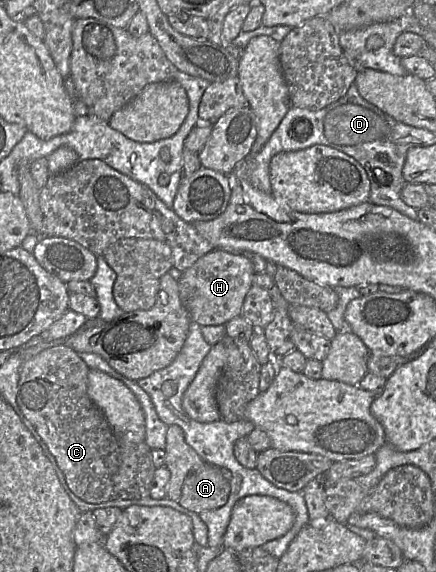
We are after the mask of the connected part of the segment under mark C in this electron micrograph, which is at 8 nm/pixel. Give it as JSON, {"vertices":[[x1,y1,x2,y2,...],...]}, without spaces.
{"vertices":[[68,346,44,350,20,369,17,404,63,472,67,491,88,504,150,498,155,473,145,441,119,438,87,393,90,368]]}

